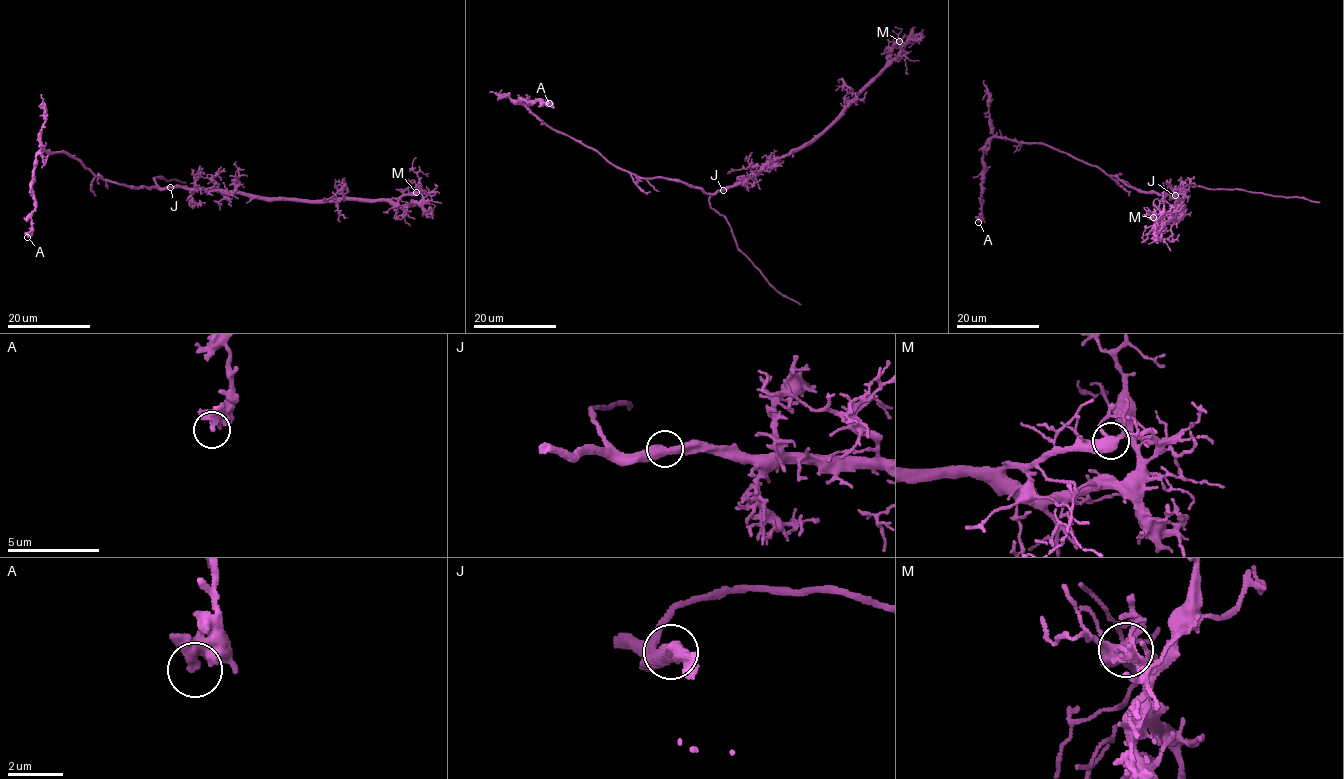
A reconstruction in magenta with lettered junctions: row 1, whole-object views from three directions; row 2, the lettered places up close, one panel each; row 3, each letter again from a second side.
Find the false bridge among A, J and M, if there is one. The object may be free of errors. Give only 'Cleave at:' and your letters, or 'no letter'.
Cleave at: no letter

